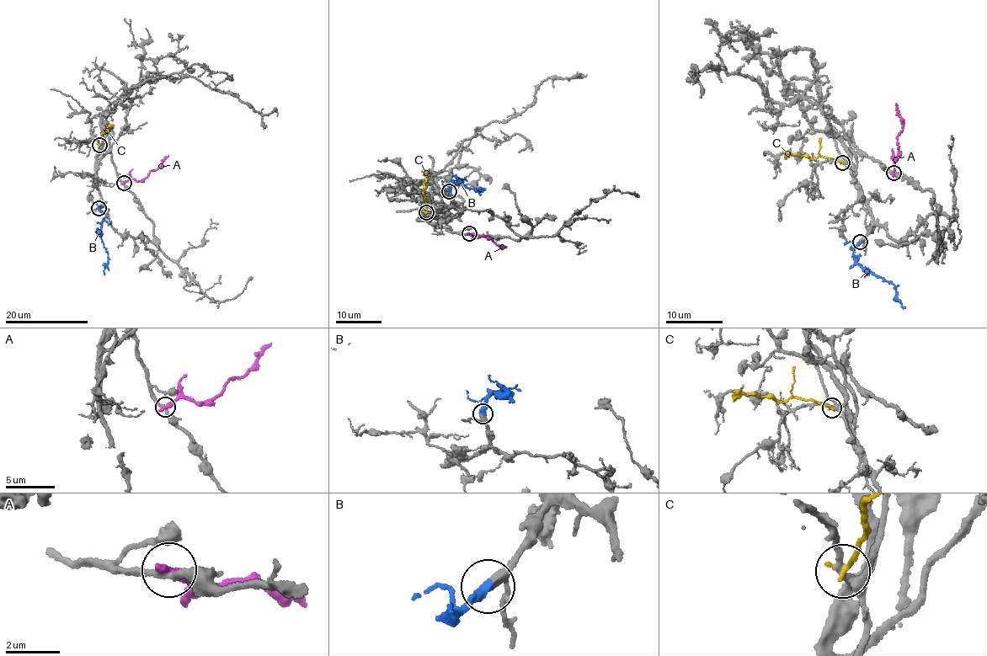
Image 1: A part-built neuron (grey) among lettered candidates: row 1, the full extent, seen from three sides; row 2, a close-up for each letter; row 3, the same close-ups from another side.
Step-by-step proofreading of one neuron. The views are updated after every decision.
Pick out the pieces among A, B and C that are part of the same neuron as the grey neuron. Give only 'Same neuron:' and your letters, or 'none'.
Same neuron: B

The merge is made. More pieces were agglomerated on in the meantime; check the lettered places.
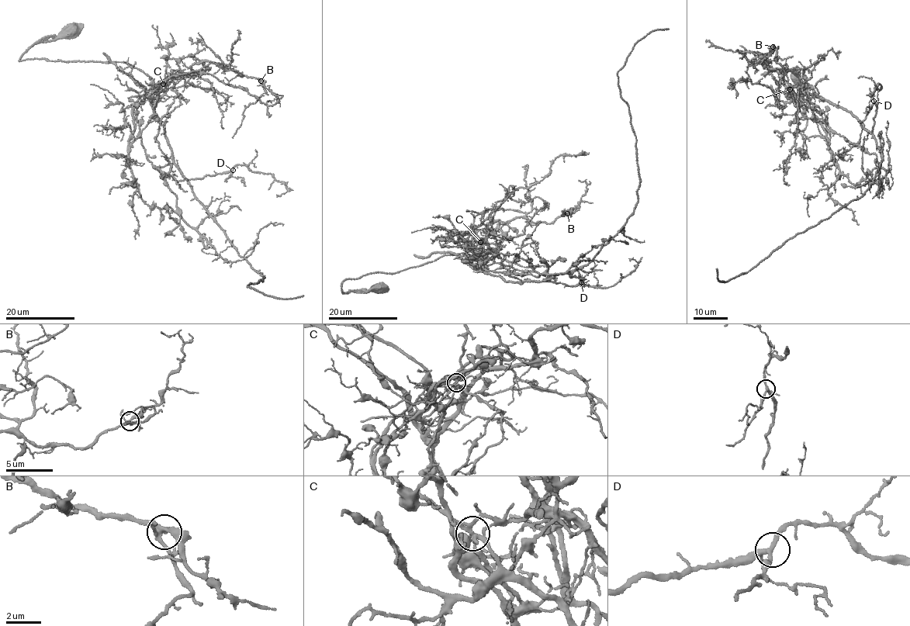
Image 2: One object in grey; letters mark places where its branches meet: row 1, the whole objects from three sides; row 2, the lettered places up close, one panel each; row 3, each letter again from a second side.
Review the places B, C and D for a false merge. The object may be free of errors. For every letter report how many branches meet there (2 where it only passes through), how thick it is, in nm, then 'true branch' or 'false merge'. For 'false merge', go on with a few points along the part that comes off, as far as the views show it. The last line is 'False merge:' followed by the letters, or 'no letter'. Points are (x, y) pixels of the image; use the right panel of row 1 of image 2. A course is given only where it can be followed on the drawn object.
B: branches 4; calibre 280 nm; true branch
C: branches 5; calibre 240 nm; false merge; course (790, 89), (811, 87), (850, 112), (871, 134), (883, 159), (873, 183), (745, 272), (720, 281), (717, 268)
D: branches 4; calibre 240 nm; true branch
False merge: C

